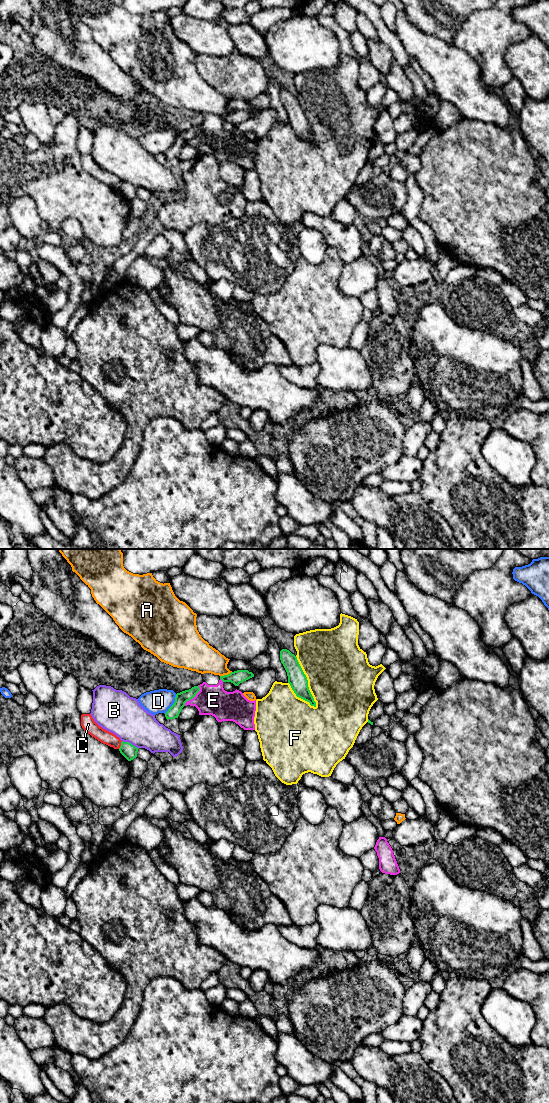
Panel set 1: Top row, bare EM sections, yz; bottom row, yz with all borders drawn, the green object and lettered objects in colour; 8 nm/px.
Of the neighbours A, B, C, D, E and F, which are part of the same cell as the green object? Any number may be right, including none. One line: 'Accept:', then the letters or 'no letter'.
Accept: no letter

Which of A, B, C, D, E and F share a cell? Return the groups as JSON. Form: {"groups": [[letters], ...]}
{"groups": [["A"], ["B"], ["C"], ["D"], ["E"], ["F"]]}

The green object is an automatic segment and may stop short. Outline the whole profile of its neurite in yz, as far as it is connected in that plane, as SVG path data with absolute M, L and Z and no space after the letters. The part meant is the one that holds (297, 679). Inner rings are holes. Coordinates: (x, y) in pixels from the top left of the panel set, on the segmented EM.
M282 649L280 651L280 660L287 672L288 683L296 696L309 702L311 706L316 707L316 702L308 687L307 677L304 674L297 657L289 650Z

